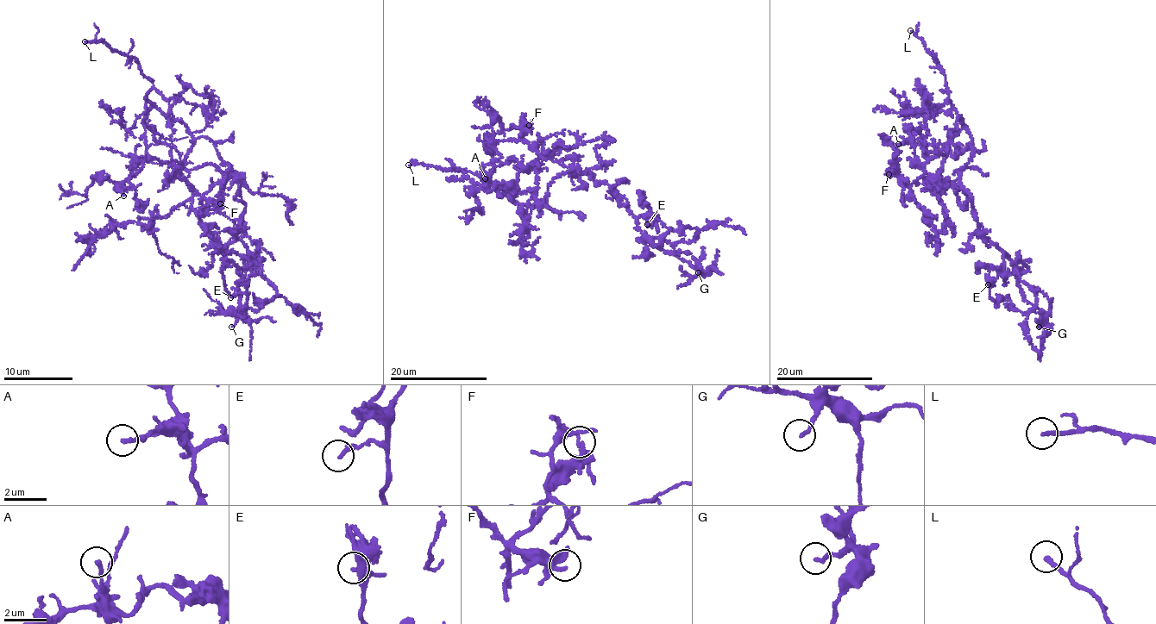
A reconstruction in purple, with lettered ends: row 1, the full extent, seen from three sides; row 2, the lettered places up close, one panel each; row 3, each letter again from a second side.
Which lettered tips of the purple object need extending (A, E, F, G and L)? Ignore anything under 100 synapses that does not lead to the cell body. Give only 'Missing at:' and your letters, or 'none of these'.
Missing at: L

